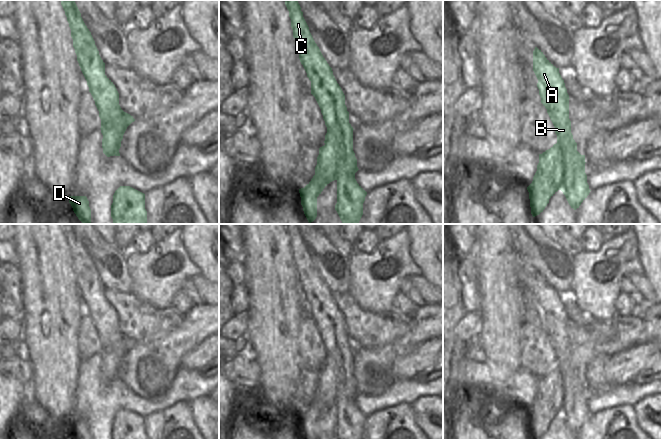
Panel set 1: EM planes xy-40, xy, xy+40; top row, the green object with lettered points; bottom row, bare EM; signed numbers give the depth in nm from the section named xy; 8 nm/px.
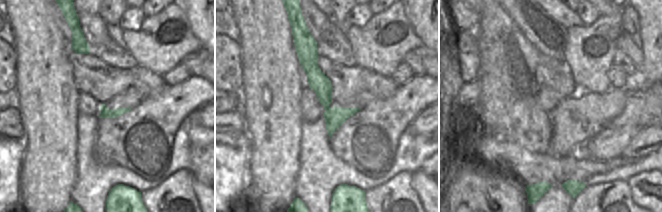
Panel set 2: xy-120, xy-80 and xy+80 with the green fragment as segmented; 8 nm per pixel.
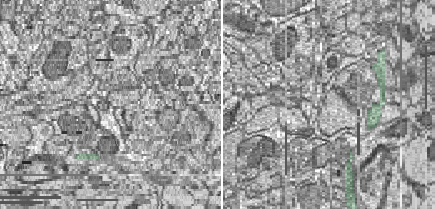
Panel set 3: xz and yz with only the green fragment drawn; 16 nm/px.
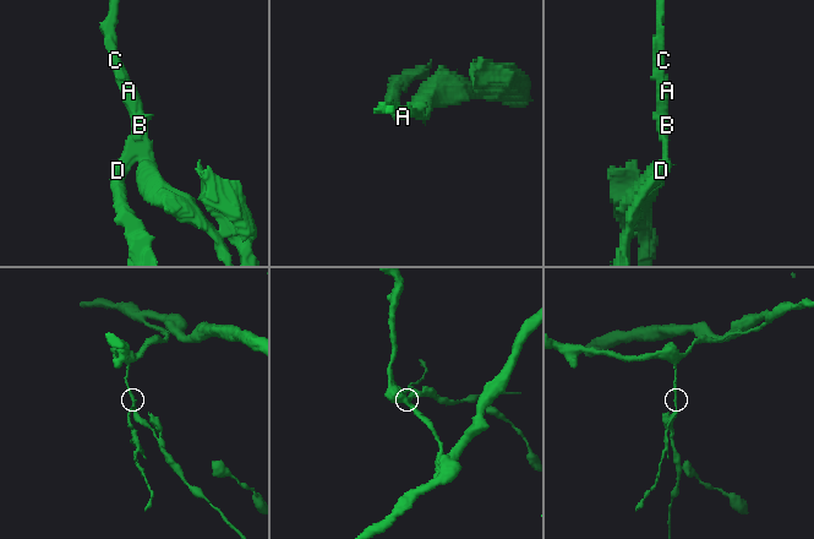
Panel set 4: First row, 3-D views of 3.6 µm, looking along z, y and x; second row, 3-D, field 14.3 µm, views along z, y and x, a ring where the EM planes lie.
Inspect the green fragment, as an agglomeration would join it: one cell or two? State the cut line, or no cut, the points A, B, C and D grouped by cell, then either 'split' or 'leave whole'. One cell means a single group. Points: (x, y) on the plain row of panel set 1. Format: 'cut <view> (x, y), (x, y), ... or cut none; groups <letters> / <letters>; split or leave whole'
cut xy+40 (552, 371), (556, 371), (563, 381), (563, 412), (561, 414); groups A B C / D; split

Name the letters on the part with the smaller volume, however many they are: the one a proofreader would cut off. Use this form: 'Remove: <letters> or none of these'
Remove: D

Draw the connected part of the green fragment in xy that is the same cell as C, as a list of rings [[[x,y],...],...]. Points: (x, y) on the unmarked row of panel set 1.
[[[284,224],[289,235],[293,261],[299,275],[299,283],[303,289],[307,301],[311,305],[311,318],[315,321],[323,339],[327,357],[325,369],[337,375],[337,427],[335,434],[338,439],[363,439],[363,427],[367,416],[357,407],[355,397],[359,394],[357,383],[353,375],[353,351],[349,347],[349,336],[345,329],[345,319],[337,307],[332,292],[323,281],[319,271],[315,267],[309,251],[303,241],[303,236],[297,224]]]

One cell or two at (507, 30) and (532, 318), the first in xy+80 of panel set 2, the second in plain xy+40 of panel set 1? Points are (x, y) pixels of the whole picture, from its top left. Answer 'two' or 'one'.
one

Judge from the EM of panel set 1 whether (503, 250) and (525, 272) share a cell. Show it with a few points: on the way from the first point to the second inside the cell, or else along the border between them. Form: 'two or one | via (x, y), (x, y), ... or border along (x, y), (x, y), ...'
two | border along (515, 252), (512, 282)

